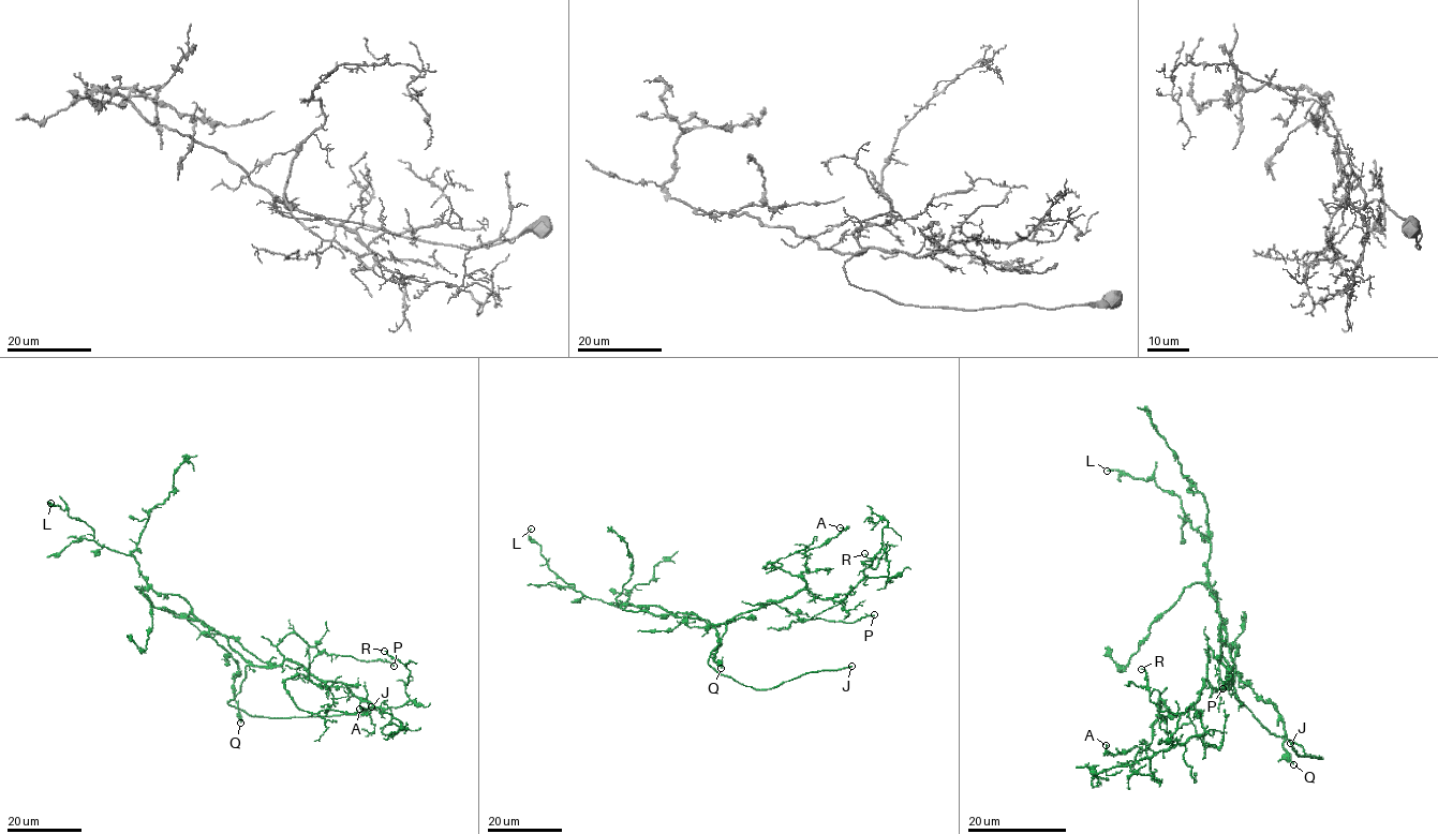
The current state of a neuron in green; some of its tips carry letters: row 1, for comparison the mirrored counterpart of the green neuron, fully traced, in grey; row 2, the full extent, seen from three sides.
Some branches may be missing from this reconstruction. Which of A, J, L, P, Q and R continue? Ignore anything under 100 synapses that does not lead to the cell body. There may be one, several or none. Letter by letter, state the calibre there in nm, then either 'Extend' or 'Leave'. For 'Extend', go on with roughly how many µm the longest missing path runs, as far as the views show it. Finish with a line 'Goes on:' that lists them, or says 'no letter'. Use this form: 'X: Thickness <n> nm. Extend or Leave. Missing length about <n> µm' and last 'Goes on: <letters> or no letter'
A: Thickness 90 nm. Leave
J: Thickness 220 nm. Extend. Missing length about 30 µm
L: Thickness 150 nm. Leave
P: Thickness 180 nm. Leave
Q: Thickness 150 nm. Leave
R: Thickness 130 nm. Leave
Goes on: J

